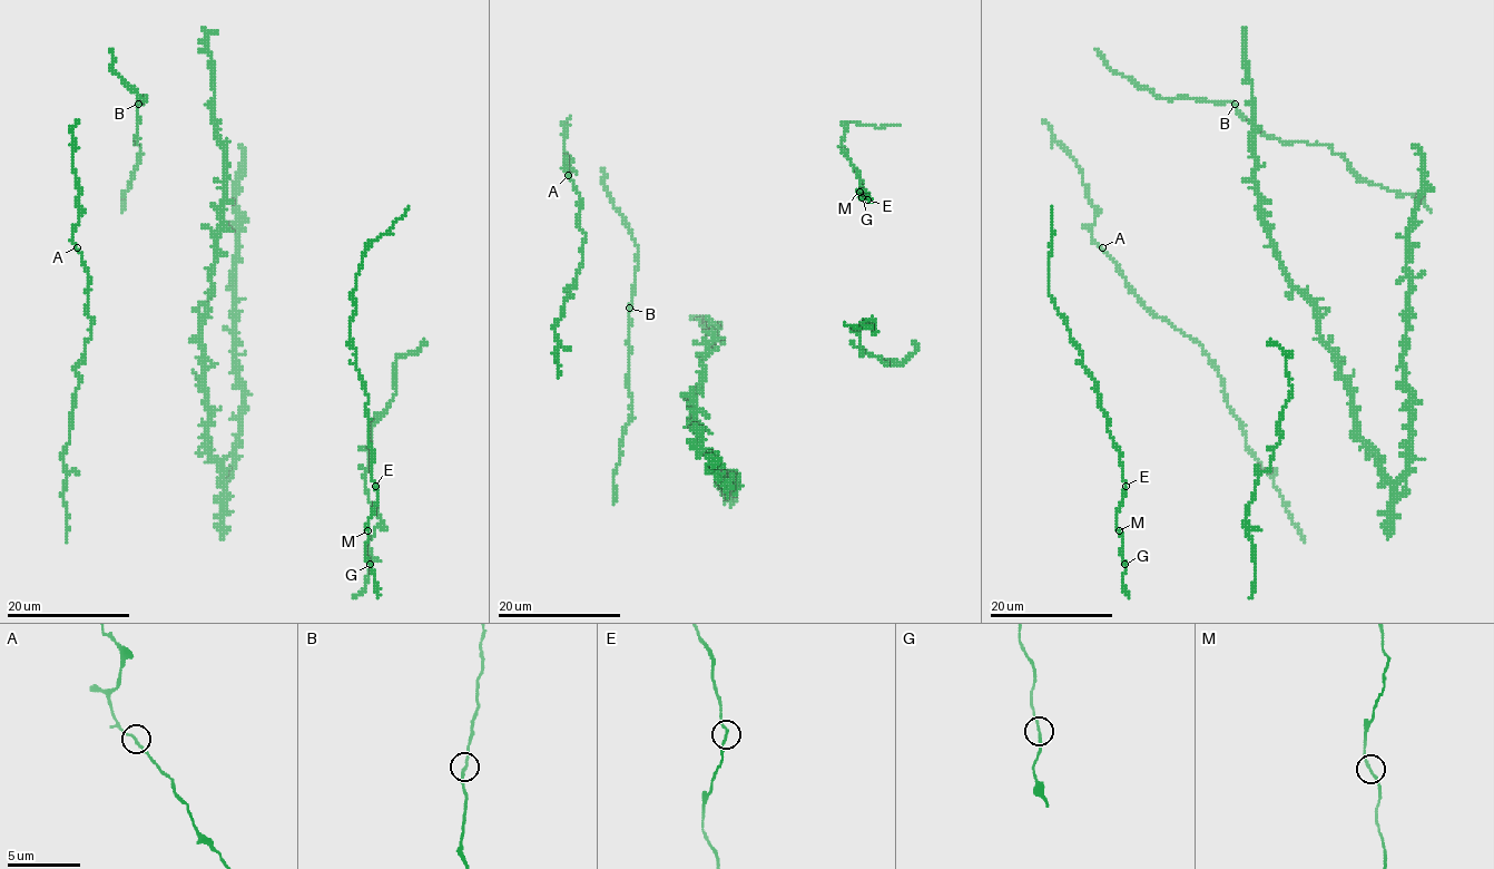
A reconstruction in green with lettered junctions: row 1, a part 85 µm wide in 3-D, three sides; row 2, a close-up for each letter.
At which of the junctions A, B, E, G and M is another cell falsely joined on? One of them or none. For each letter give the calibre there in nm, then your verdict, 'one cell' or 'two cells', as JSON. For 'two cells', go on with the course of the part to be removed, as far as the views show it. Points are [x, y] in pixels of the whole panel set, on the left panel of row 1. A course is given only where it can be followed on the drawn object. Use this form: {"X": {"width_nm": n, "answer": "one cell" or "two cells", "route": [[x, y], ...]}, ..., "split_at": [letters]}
{"A": {"width_nm": 170, "answer": "one cell"}, "B": {"width_nm": 180, "answer": "one cell"}, "E": {"width_nm": 170, "answer": "one cell"}, "G": {"width_nm": 170, "answer": "one cell"}, "M": {"width_nm": 170, "answer": "one cell"}, "split_at": []}

